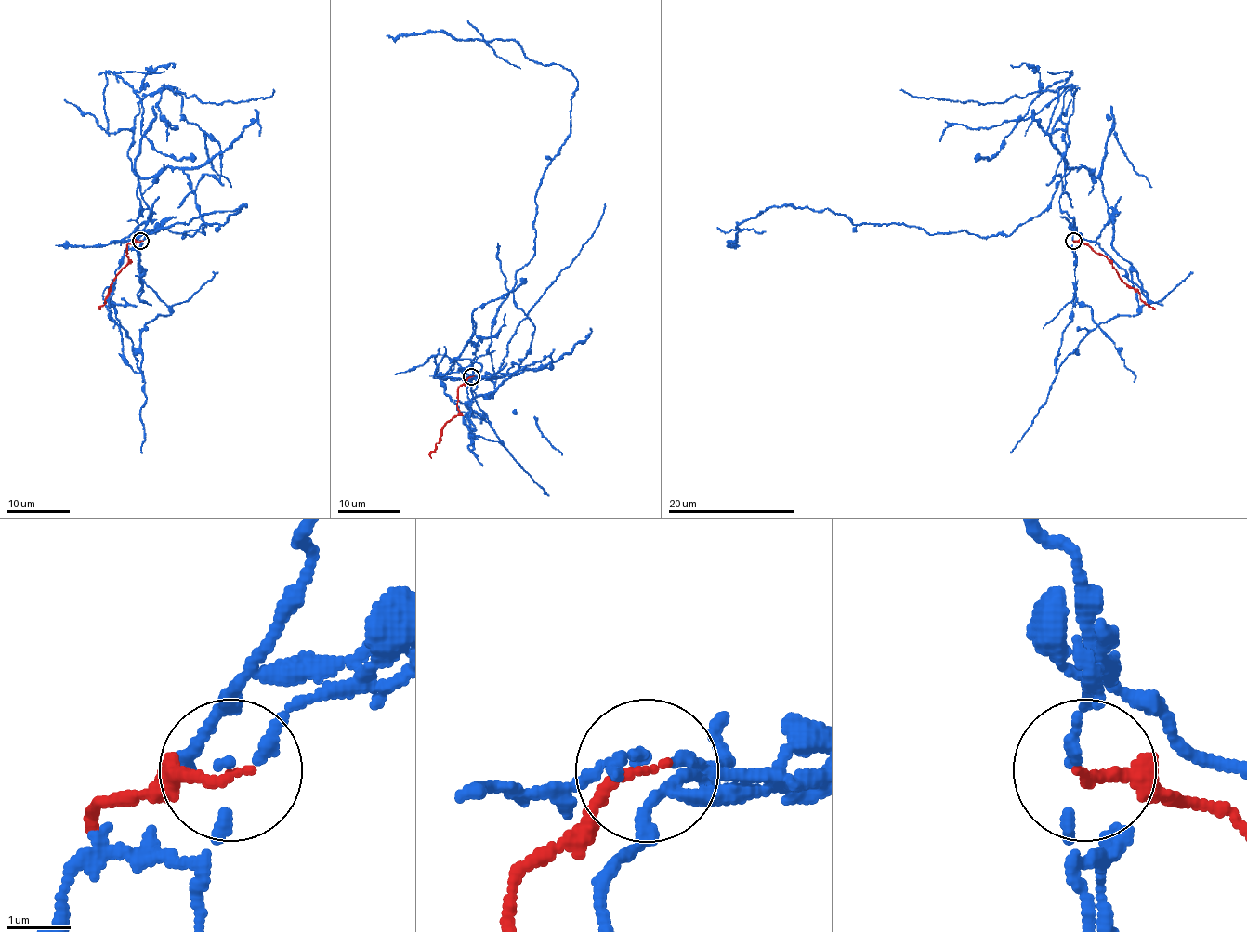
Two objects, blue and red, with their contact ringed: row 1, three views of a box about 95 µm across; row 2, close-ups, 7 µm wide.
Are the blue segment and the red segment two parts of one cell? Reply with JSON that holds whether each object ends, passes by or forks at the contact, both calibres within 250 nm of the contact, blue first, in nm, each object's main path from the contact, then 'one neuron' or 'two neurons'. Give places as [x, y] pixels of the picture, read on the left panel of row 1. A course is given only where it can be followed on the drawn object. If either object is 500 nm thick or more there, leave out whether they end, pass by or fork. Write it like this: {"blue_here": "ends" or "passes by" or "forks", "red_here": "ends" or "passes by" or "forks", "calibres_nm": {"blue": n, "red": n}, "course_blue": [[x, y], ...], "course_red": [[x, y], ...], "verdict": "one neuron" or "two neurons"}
{"blue_here": "passes by", "red_here": "ends", "calibres_nm": {"blue": 120, "red": 140}, "course_blue": [[139, 241], [144, 272], [137, 181], [167, 166], [204, 222], [182, 236], [246, 206], [56, 245]], "course_red": [[141, 241], [126, 244], [128, 261], [111, 283], [99, 308]], "verdict": "two neurons"}

